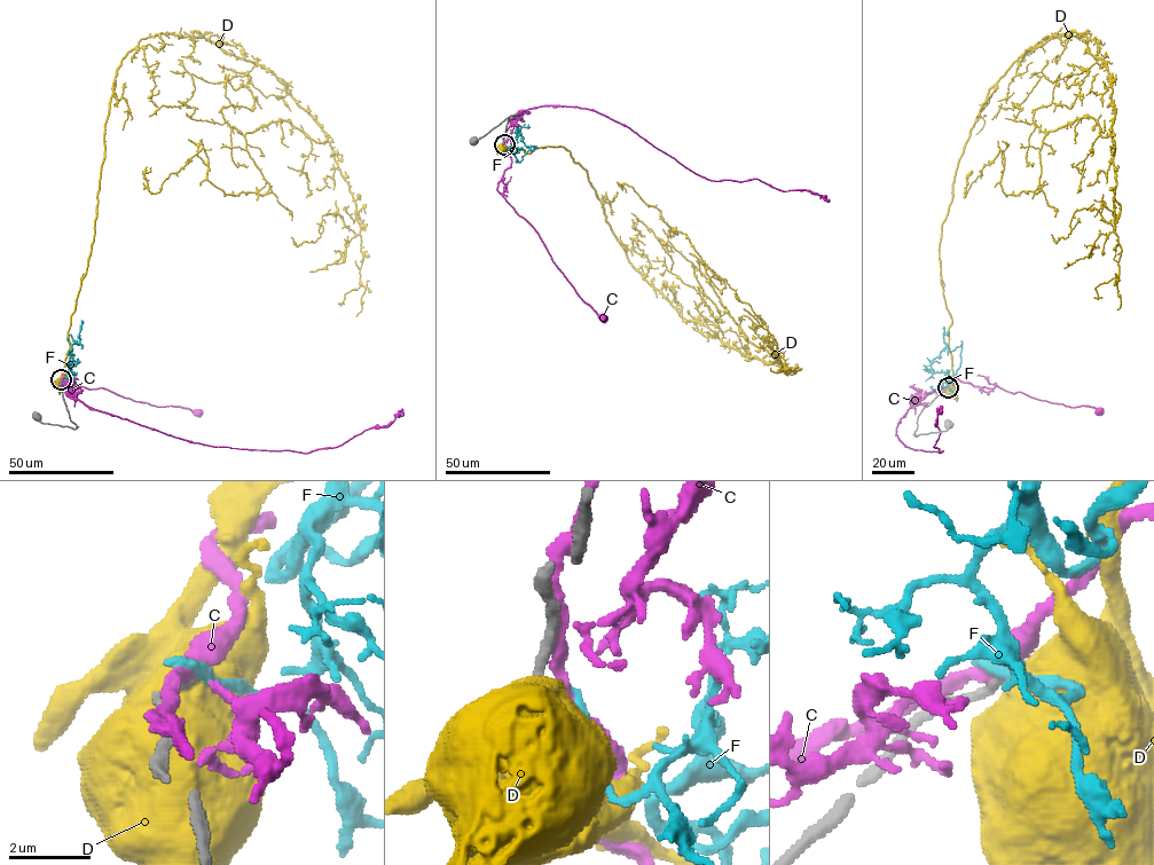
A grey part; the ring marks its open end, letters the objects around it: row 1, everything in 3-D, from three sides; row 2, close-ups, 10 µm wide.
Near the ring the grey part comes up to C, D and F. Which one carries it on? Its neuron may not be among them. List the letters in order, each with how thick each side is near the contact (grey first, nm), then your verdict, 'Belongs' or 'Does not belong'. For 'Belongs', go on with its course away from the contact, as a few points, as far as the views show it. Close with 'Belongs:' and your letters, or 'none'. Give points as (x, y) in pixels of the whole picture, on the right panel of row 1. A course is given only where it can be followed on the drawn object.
C: Thickness 280 nm (grey) against 380 nm. Does not belong
D: Thickness 280 nm (grey) against 800 nm. Does not belong
F: Thickness 260 nm (grey) against 320 nm. Does not belong
Belongs: none

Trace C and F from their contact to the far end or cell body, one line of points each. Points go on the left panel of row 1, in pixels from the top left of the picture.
C: (61, 380), (67, 371), (71, 376), (63, 383), (103, 387), (135, 401), (198, 413)
F: (61, 380), (68, 379), (65, 375), (72, 360), (68, 337), (79, 344), (81, 320)

